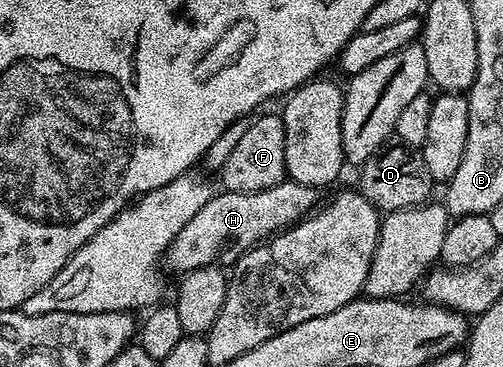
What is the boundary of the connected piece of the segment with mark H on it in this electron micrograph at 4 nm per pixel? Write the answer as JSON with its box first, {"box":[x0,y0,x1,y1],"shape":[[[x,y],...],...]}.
{"box":[166,181,321,273],"shape":[[[291,181],[254,193],[221,190],[213,194],[206,205],[202,205],[202,209],[186,221],[182,233],[174,237],[166,252],[166,267],[168,263],[170,270],[183,273],[198,267],[235,264],[251,247],[257,247],[313,214],[314,208],[321,202],[320,195],[315,187]]]}

